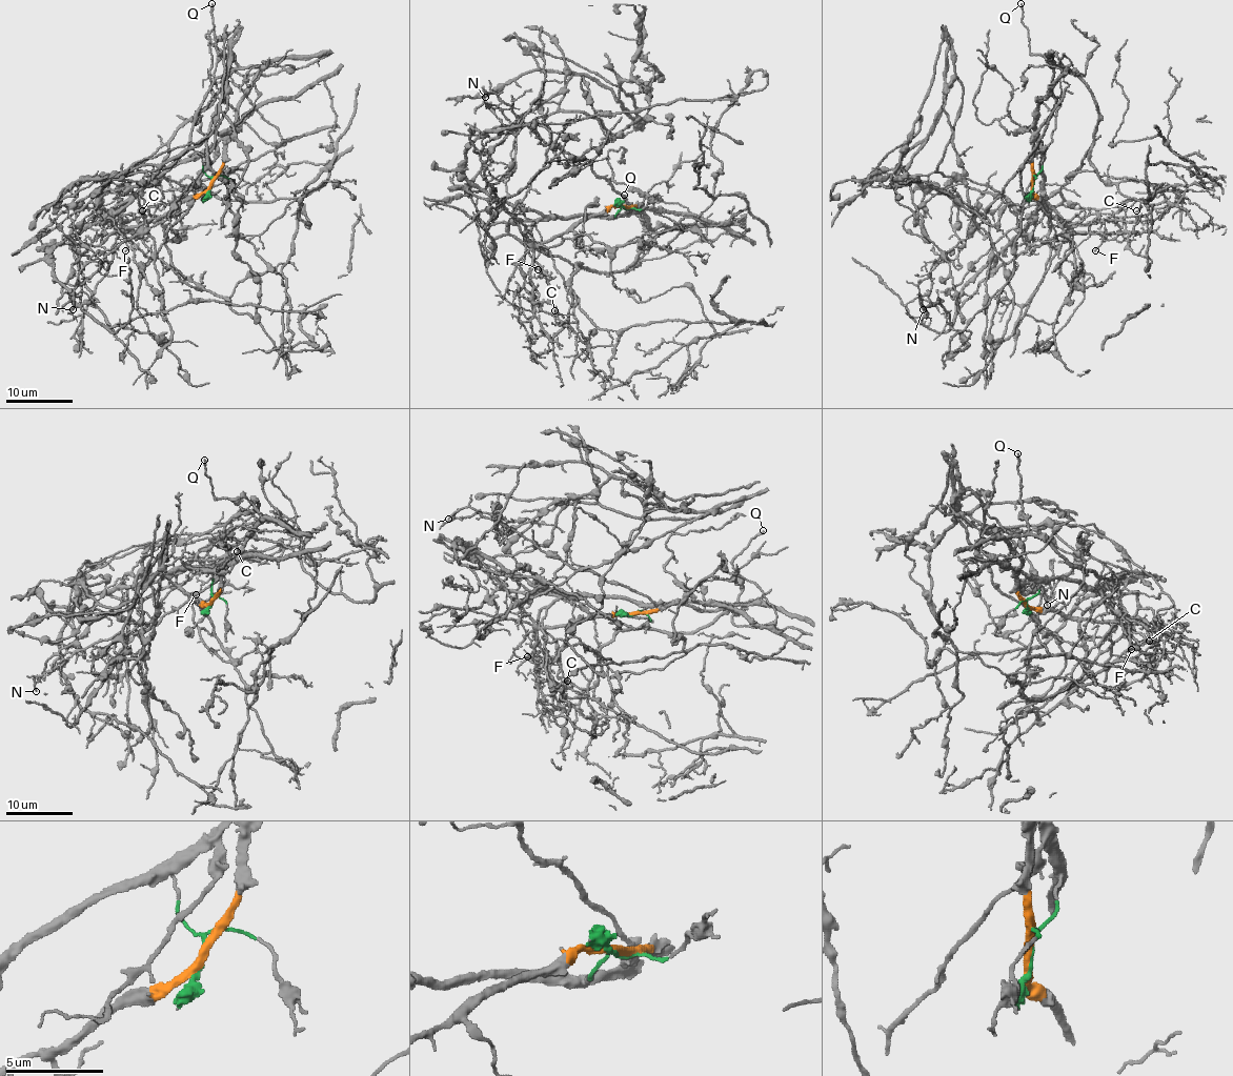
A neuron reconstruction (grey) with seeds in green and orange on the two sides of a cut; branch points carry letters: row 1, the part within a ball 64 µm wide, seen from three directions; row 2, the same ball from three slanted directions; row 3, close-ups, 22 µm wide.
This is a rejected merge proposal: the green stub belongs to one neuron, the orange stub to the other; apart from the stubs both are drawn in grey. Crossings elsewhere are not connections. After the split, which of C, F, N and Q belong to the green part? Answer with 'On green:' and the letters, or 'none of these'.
On green: F, N

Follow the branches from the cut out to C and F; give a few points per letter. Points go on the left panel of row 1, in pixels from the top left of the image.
C: (211, 183), (257, 68), (237, 68), (176, 133), (159, 181), (162, 201), (142, 210)
F: (211, 183), (202, 160), (187, 158), (152, 176), (113, 219), (114, 223), (130, 215), (139, 223), (125, 250)

